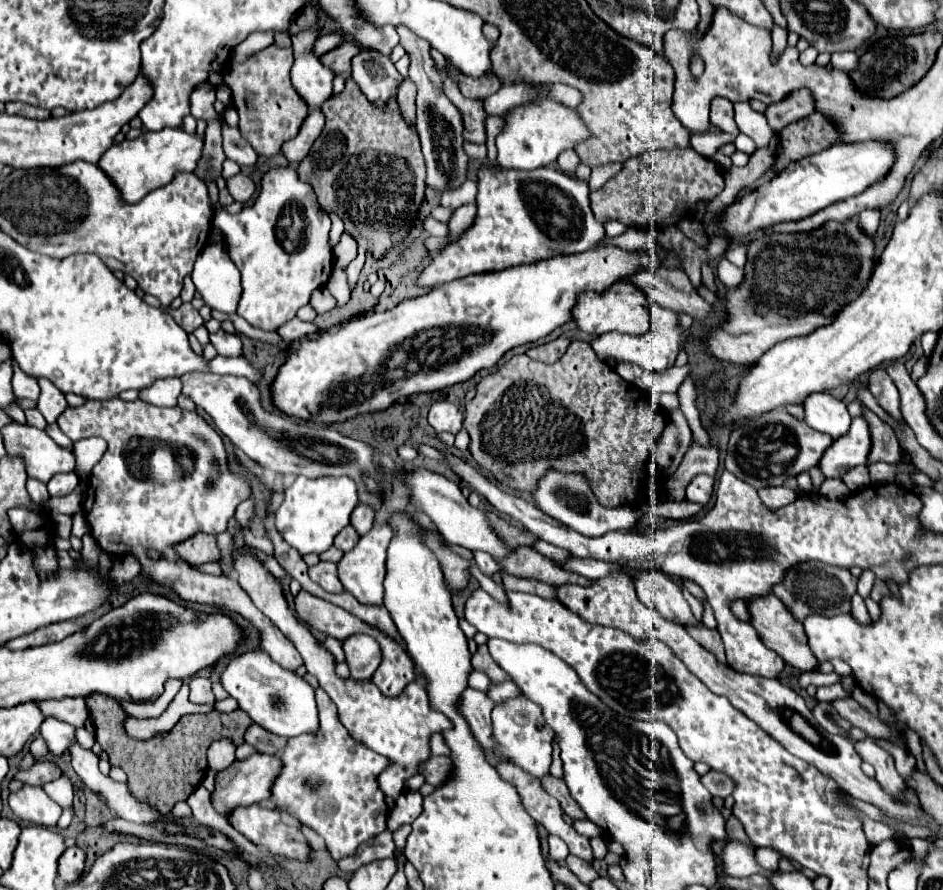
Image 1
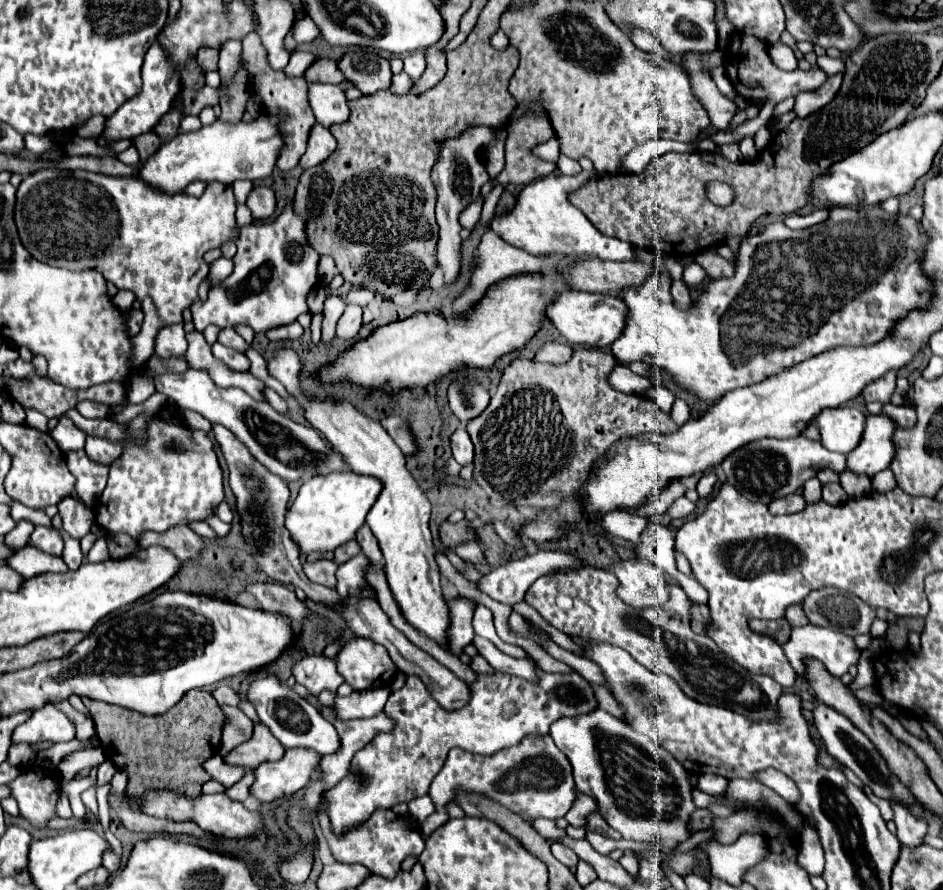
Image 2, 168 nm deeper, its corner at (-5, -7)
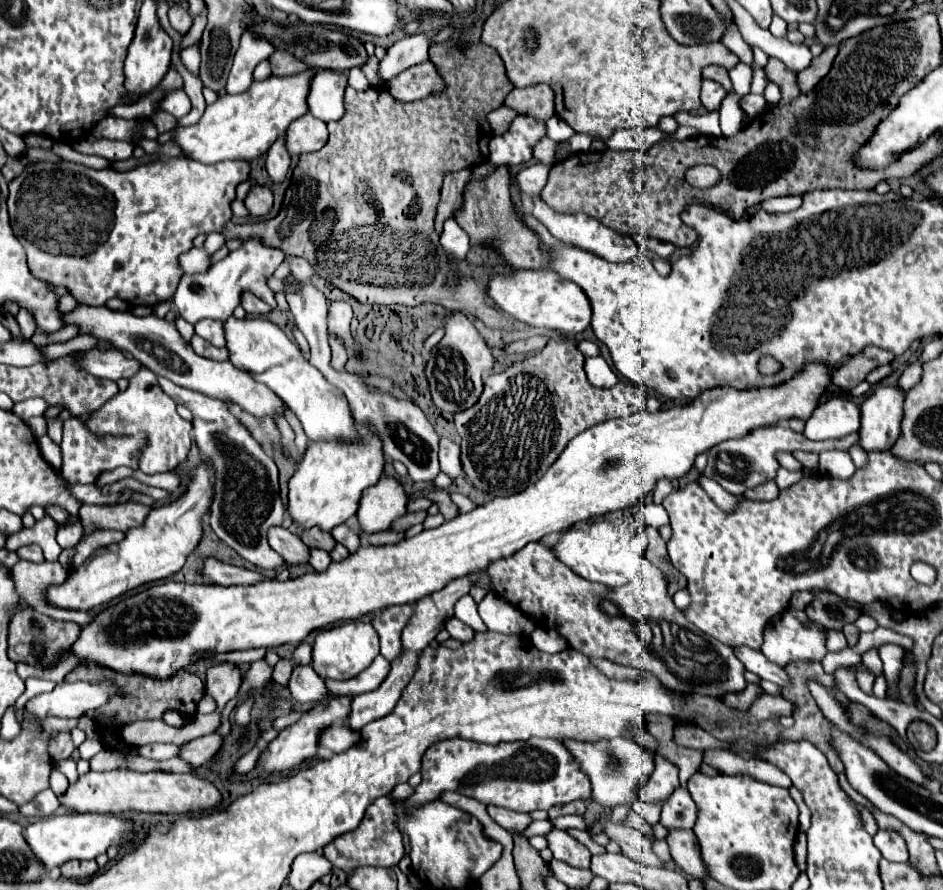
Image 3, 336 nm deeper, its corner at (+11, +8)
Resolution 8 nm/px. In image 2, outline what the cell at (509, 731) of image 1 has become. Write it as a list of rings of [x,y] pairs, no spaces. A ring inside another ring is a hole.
[[[528,736],[516,748],[512,746],[492,756],[472,754],[472,752],[464,752],[462,748],[454,748],[448,754],[444,768],[440,770],[436,780],[430,784],[428,794],[436,806],[436,812],[432,812],[420,824],[422,840],[426,840],[436,828],[448,822],[450,816],[446,810],[446,804],[454,802],[460,792],[478,792],[480,796],[488,796],[490,800],[496,800],[508,810],[520,814],[522,820],[528,824],[532,824],[532,820],[536,818],[548,818],[548,820],[562,818],[572,808],[578,796],[578,788],[572,776],[572,766],[568,758],[556,748],[550,736]],[[506,774],[516,776],[516,790],[512,792],[506,792],[500,788],[500,780]]]

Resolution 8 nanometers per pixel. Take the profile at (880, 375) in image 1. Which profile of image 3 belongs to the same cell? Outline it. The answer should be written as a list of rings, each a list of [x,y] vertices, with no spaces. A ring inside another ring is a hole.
[[[864,349],[862,353],[846,359],[832,377],[832,383],[842,389],[852,389],[854,385],[862,383],[870,371],[874,371],[880,365],[886,365],[894,359],[892,353],[884,349]]]

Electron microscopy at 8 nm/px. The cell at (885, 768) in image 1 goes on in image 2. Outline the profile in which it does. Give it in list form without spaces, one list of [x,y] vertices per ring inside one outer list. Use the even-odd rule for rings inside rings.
[[[892,802],[894,808],[894,822],[896,822],[896,836],[900,840],[902,846],[910,846],[916,848],[920,844],[924,844],[924,836],[926,836],[926,824],[922,820],[916,820],[902,804]]]

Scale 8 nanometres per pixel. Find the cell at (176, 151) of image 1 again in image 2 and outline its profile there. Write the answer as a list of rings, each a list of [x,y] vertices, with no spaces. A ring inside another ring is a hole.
[[[262,114],[252,122],[222,122],[216,120],[210,126],[202,126],[198,132],[178,134],[170,142],[162,144],[160,150],[144,162],[140,178],[154,188],[160,188],[168,194],[182,192],[190,182],[222,182],[232,184],[234,180],[264,180],[272,174],[276,160],[282,150],[280,134],[280,116]]]

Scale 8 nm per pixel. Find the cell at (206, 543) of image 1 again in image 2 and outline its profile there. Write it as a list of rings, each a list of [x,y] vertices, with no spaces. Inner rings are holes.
[[[178,524],[176,528],[168,528],[168,532],[146,532],[144,536],[140,536],[138,544],[142,548],[148,548],[152,544],[160,544],[160,546],[172,550],[184,562],[196,558],[202,550],[200,536],[184,524]]]

